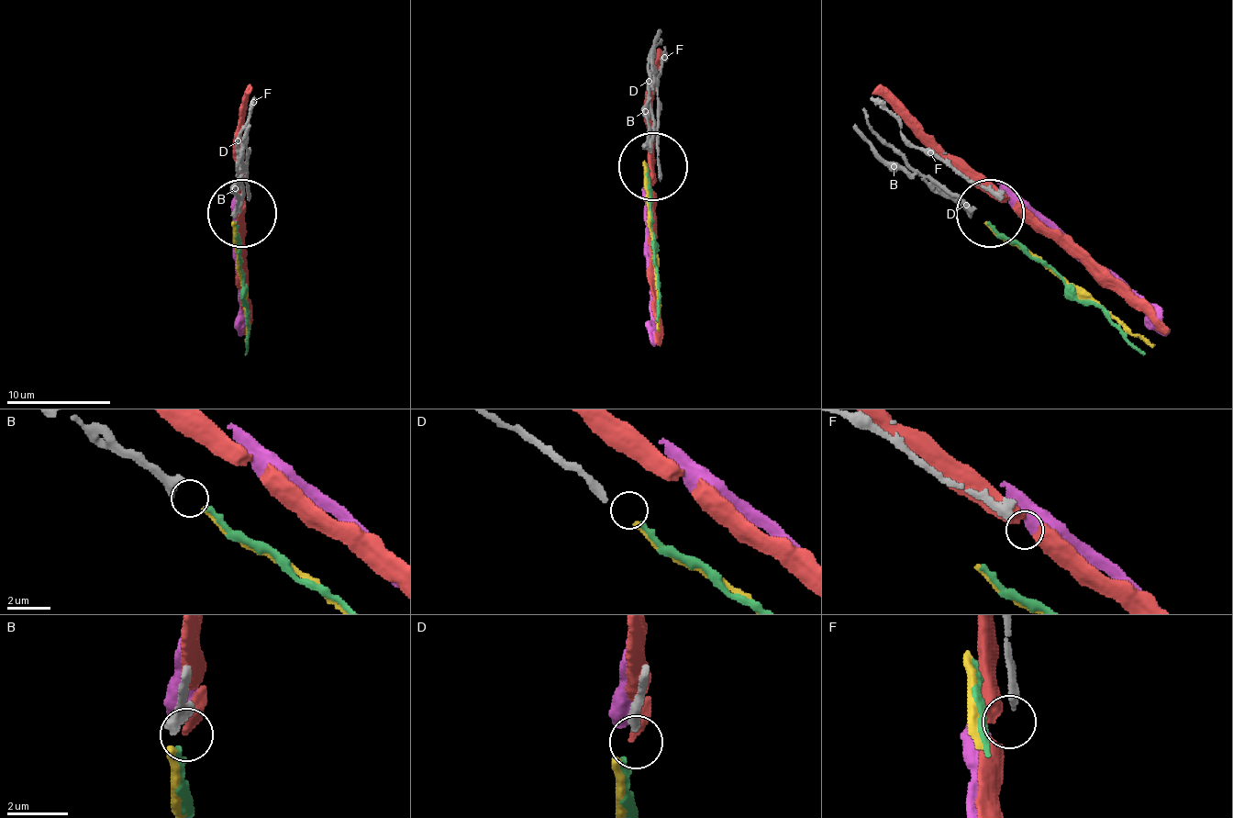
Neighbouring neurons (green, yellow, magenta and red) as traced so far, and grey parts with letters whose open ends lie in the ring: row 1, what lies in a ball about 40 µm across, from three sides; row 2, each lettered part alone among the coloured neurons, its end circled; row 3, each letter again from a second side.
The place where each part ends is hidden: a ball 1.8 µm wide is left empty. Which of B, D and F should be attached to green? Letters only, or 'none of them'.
D

